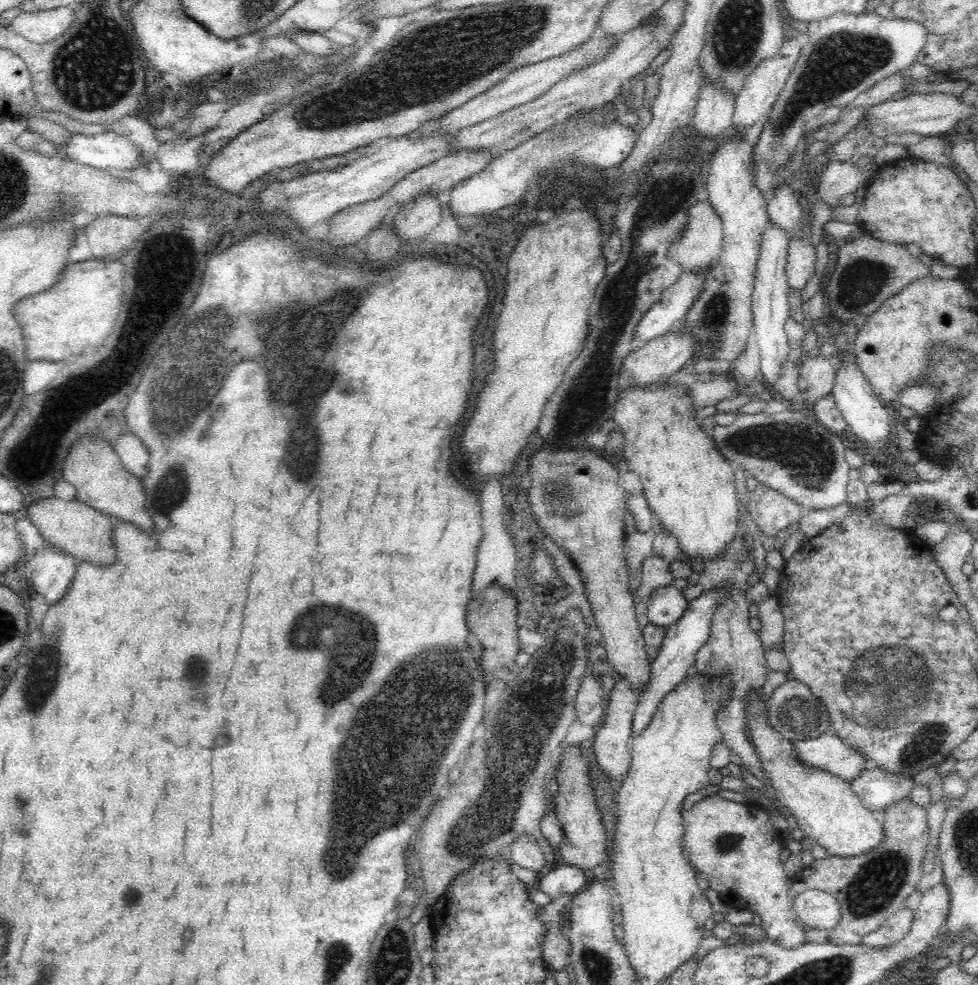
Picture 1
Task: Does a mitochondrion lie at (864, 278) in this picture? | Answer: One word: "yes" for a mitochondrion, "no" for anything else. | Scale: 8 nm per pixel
yes

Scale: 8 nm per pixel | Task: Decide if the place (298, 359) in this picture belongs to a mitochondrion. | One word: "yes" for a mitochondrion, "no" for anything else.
yes

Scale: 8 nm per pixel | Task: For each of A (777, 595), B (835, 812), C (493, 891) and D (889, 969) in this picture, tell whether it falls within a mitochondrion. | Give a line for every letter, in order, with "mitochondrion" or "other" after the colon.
A: other
B: other
C: other
D: other

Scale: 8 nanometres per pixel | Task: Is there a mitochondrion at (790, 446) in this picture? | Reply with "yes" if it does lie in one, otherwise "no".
yes

